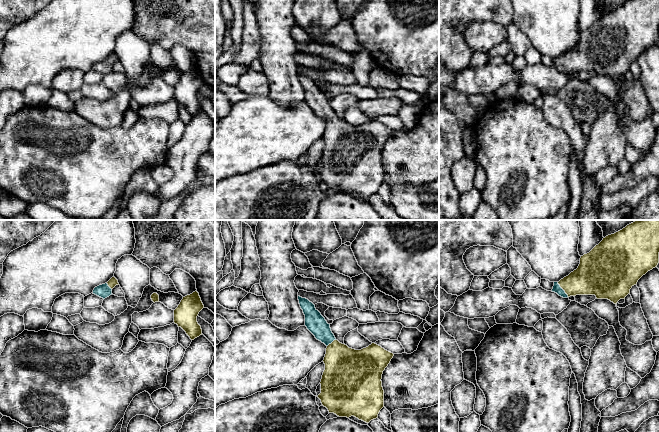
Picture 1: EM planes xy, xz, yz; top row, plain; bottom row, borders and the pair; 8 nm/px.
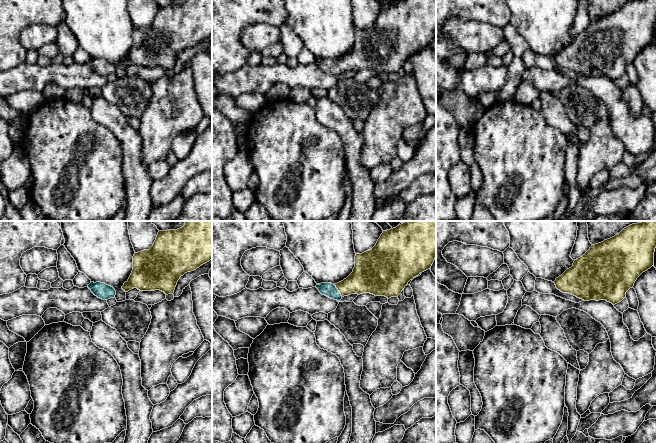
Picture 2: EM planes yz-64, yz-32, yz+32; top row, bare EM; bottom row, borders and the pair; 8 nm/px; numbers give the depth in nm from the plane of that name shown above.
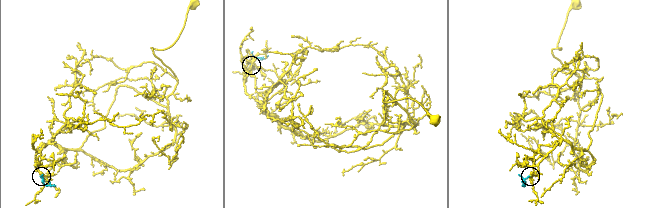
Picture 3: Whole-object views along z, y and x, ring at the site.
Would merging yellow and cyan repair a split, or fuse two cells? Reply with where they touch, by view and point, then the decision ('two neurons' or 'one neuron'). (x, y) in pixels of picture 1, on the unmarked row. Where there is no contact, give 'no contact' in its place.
contact yz (562, 64); one neuron

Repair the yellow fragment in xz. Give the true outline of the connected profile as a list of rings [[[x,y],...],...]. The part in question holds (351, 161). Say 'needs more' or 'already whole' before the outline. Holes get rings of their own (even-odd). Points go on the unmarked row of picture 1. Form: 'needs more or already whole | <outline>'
needs more | [[[300,72],[298,76],[305,91],[305,102],[317,116],[327,122],[323,136],[325,146],[320,158],[321,169],[317,172],[322,181],[328,185],[329,189],[334,189],[339,193],[354,192],[366,199],[378,194],[380,186],[384,183],[382,150],[394,130],[375,119],[361,126],[355,126],[340,119],[332,109],[330,100],[315,84],[315,81]]]

